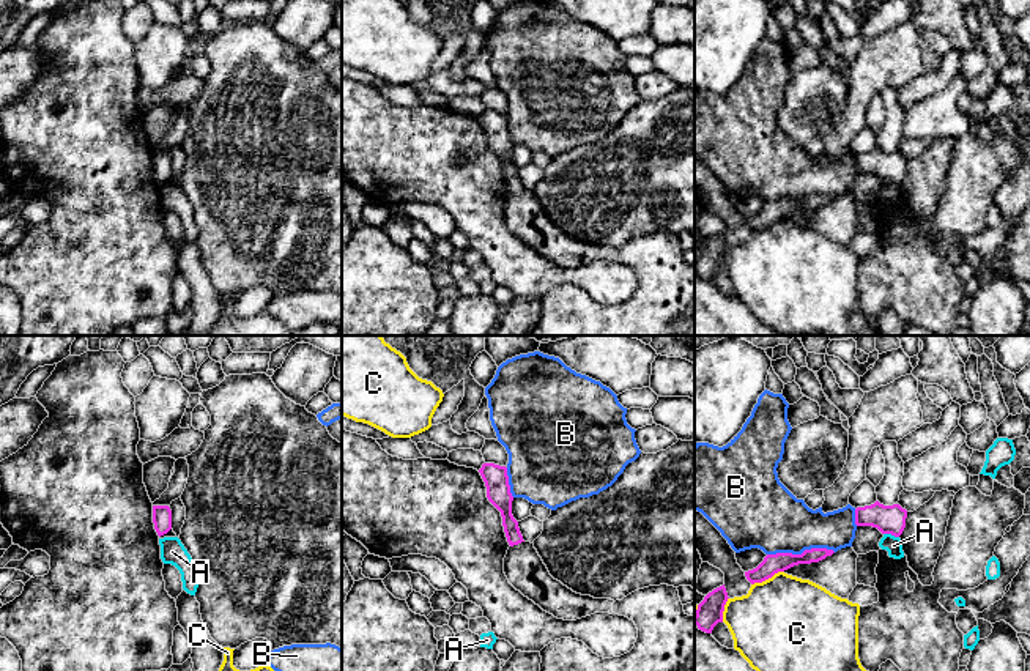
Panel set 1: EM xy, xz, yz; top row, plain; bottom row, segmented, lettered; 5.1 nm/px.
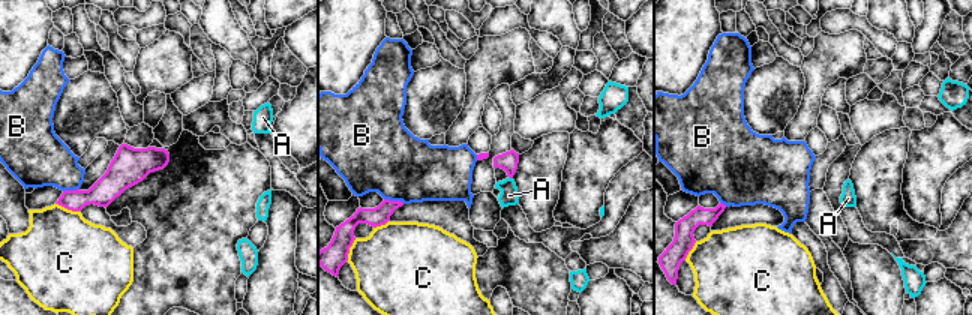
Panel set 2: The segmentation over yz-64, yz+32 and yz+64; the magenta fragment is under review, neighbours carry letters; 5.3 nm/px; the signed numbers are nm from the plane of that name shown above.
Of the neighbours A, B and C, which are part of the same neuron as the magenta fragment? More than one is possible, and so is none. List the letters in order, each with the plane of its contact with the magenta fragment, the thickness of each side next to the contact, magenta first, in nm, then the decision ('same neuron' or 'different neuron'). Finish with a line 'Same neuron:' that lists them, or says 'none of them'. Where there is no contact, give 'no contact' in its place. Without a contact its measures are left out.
A: meets magenta in yz; 140 nm thick on the magenta side, 90 nm on the other; different neuron
B: meets magenta in yz; 100 nm thick on the magenta side, 340 nm on the other; different neuron
C: meets magenta in yz; 100 nm thick on the magenta side, 500 nm on the other; different neuron
Same neuron: none of them

